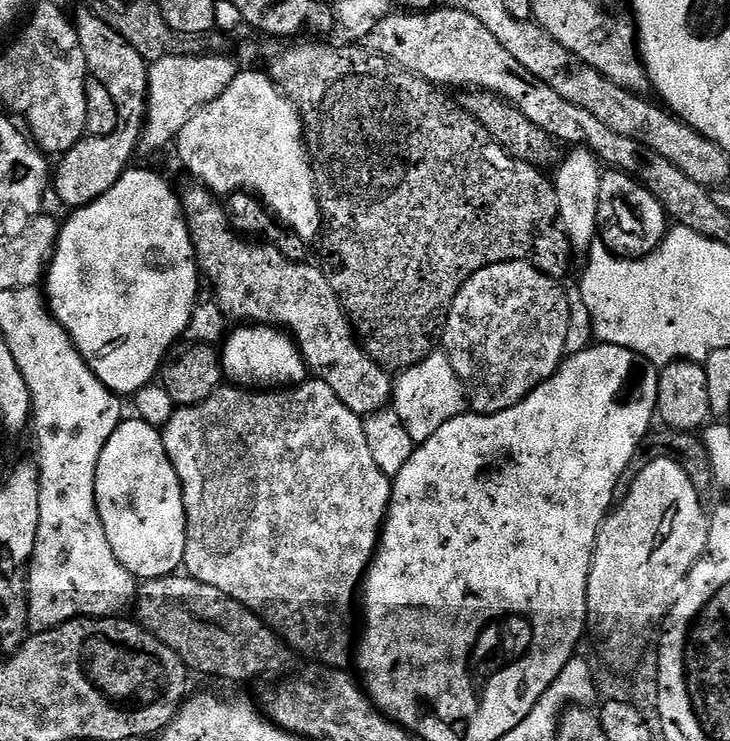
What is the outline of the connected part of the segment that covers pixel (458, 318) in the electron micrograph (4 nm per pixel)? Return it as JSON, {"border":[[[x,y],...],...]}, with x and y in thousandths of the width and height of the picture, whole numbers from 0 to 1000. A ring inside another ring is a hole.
{"border":[[[700,351],[655,364],[622,402],[605,444],[605,474],[616,483],[622,505],[627,505],[636,517],[640,549],[651,560],[682,559],[715,543],[773,490],[779,474],[778,447],[784,443],[784,416],[767,383],[766,377],[742,370],[718,351]]]}

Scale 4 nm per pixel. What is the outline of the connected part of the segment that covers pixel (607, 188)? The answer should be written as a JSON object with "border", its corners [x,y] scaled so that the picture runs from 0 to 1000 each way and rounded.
{"border":[[[833,229],[823,240],[818,305],[821,323],[841,344],[871,351],[890,344],[904,332],[918,306],[918,298],[901,267],[896,267],[885,251],[856,232]]]}

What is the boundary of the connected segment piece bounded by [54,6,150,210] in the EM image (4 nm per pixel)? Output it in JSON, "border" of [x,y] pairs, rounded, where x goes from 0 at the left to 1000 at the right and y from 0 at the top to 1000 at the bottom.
{"border":[[[115,8],[110,13],[111,16],[101,22],[101,31],[107,57],[112,57],[112,73],[118,73],[121,100],[125,107],[140,111],[140,116],[145,116],[145,123],[151,126],[156,143],[162,148],[162,170],[156,170],[155,178],[144,184],[116,182],[115,188],[107,190],[96,204],[81,212],[82,223],[78,227],[75,223],[74,227],[74,259],[77,254],[78,267],[93,279],[93,283],[115,281],[129,274],[134,267],[140,267],[140,262],[145,262],[145,256],[156,251],[156,246],[162,246],[162,240],[167,240],[167,235],[174,232],[182,220],[181,209],[184,212],[188,209],[192,182],[197,178],[197,163],[203,161],[204,82],[197,81],[195,73],[189,73],[189,67],[184,67],[171,51],[167,51],[155,36],[148,35],[125,12]]]}

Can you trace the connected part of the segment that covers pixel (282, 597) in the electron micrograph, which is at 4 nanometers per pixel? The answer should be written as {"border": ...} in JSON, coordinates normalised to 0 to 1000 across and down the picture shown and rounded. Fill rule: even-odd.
{"border":[[[423,510],[414,518],[388,526],[336,526],[327,521],[303,521],[297,529],[288,532],[288,537],[282,537],[282,543],[253,545],[242,549],[237,561],[222,576],[222,587],[225,601],[227,602],[227,613],[244,640],[244,650],[249,656],[249,672],[252,673],[252,687],[255,688],[255,742],[252,744],[251,771],[282,791],[293,791],[293,796],[304,796],[304,802],[321,807],[321,812],[332,812],[332,818],[337,818],[368,842],[401,881],[410,883],[412,880],[414,884],[423,885],[421,888],[423,892],[451,901],[475,903],[485,891],[485,853],[482,858],[481,850],[477,849],[477,835],[482,831],[482,808],[486,804],[489,808],[490,800],[496,794],[499,773],[504,769],[504,762],[508,760],[515,744],[515,735],[521,733],[521,714],[526,711],[526,699],[532,695],[532,679],[537,671],[537,648],[518,632],[518,628],[512,623],[511,614],[507,613],[505,598],[501,594],[501,580],[499,579],[499,567],[495,561],[479,555],[462,537],[458,526],[452,526],[452,521],[447,521],[447,516],[432,510]]]}

